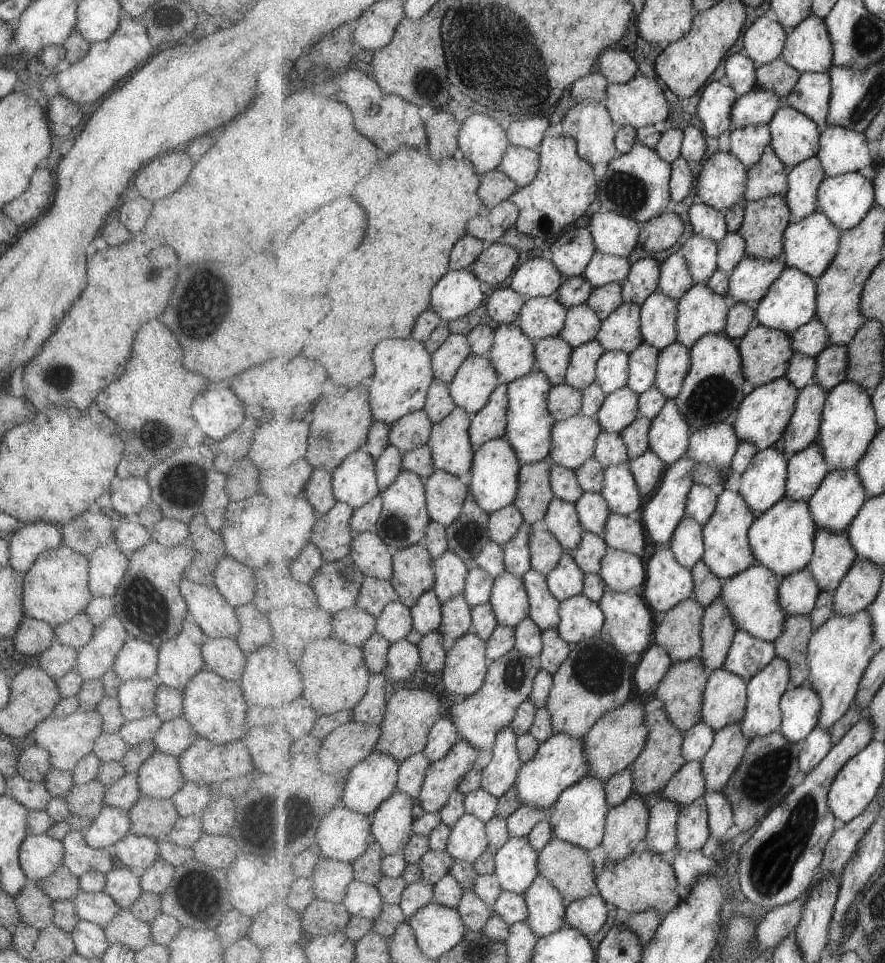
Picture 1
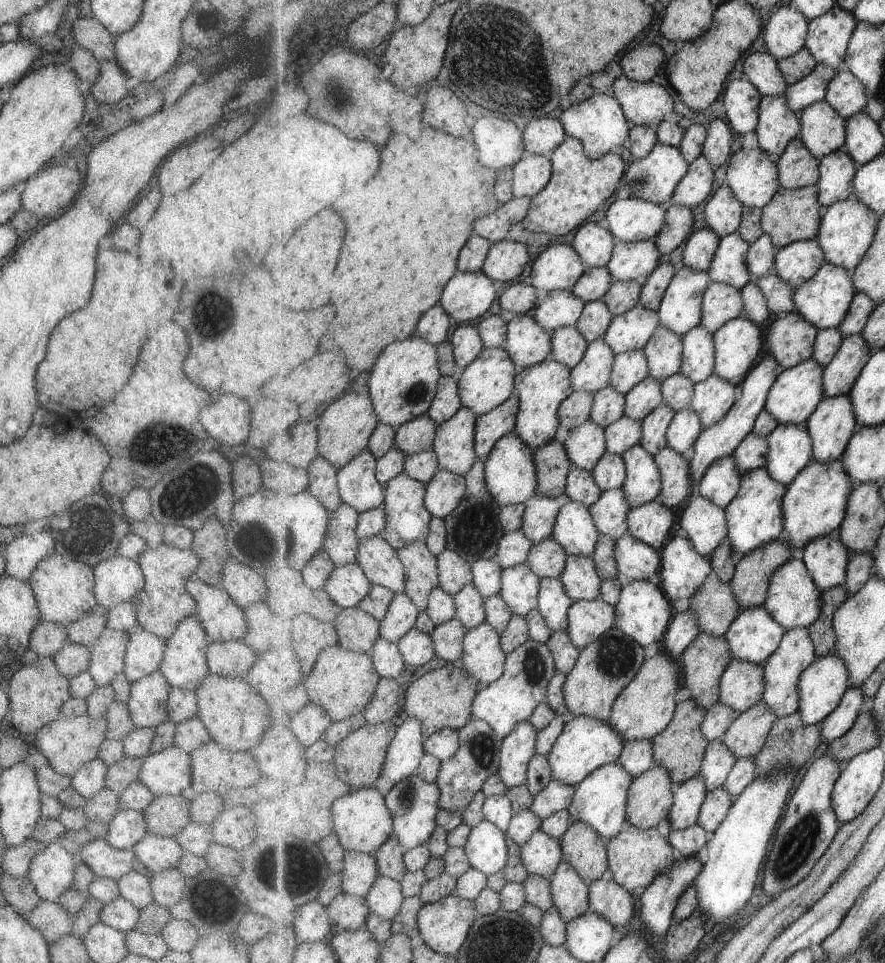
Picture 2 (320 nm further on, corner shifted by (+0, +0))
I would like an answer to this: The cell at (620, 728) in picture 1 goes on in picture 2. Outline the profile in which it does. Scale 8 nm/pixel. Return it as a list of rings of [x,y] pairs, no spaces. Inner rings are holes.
[[[665,648],[645,659],[641,670],[621,691],[613,707],[611,718],[608,720],[624,736],[624,742],[655,738],[672,722],[678,707],[677,692],[683,687],[682,670]]]

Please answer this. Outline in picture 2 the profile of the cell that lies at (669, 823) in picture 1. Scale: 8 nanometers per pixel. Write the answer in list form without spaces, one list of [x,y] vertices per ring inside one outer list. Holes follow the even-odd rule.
[[[701,776],[675,784],[674,805],[669,813],[671,830],[686,829],[697,825],[700,810],[708,796],[708,784]]]

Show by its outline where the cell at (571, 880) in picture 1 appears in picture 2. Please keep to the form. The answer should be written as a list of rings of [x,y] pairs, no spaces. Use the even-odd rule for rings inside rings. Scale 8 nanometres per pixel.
[[[574,822],[559,840],[564,850],[564,861],[569,861],[590,885],[609,875],[608,840],[589,823]]]

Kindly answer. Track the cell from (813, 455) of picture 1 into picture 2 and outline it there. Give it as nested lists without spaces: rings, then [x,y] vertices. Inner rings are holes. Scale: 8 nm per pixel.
[[[849,393],[825,397],[805,424],[814,442],[813,459],[822,463],[839,460],[860,428],[859,422]]]

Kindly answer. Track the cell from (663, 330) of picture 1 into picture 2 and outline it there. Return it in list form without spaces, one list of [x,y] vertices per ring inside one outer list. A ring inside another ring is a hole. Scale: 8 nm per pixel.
[[[681,264],[658,310],[662,326],[673,329],[683,338],[701,325],[704,319],[704,294],[711,284],[710,271],[700,271]]]

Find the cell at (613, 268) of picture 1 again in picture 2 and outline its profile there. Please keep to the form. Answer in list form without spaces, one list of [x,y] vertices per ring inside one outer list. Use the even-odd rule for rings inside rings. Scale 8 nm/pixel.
[[[655,239],[634,243],[619,240],[607,267],[615,281],[637,281],[643,286],[660,266],[661,255]]]

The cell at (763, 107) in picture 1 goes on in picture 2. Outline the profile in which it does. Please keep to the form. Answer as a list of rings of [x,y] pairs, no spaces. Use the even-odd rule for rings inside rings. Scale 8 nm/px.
[[[818,63],[816,70],[799,83],[789,85],[785,92],[789,108],[801,113],[808,106],[821,102],[828,94],[829,84],[839,71],[829,65]]]

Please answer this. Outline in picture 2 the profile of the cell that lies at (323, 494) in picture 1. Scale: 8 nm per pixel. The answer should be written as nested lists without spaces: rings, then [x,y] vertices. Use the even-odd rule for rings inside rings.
[[[317,457],[309,464],[309,490],[330,510],[337,510],[343,503],[339,485],[338,468],[326,458]]]

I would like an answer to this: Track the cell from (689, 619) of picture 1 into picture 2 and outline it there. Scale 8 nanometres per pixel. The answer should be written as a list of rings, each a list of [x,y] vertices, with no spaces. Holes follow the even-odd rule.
[[[714,570],[704,586],[689,600],[689,609],[697,615],[701,632],[714,637],[725,635],[740,615],[732,580],[724,581]]]

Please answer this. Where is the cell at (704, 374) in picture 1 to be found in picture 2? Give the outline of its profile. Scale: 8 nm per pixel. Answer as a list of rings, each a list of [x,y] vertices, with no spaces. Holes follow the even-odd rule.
[[[747,316],[730,320],[714,332],[716,340],[715,374],[733,381],[737,387],[757,364],[763,350],[763,330]]]

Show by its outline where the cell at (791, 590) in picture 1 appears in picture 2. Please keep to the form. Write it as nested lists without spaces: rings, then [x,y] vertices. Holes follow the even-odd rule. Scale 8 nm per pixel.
[[[840,536],[817,537],[804,546],[799,556],[823,592],[845,584],[852,553]]]

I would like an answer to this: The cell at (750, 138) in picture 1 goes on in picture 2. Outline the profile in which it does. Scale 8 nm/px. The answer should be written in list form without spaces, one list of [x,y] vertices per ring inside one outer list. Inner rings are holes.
[[[785,95],[764,96],[760,104],[760,123],[756,130],[759,148],[778,159],[792,140],[800,136],[799,113],[789,108]]]

